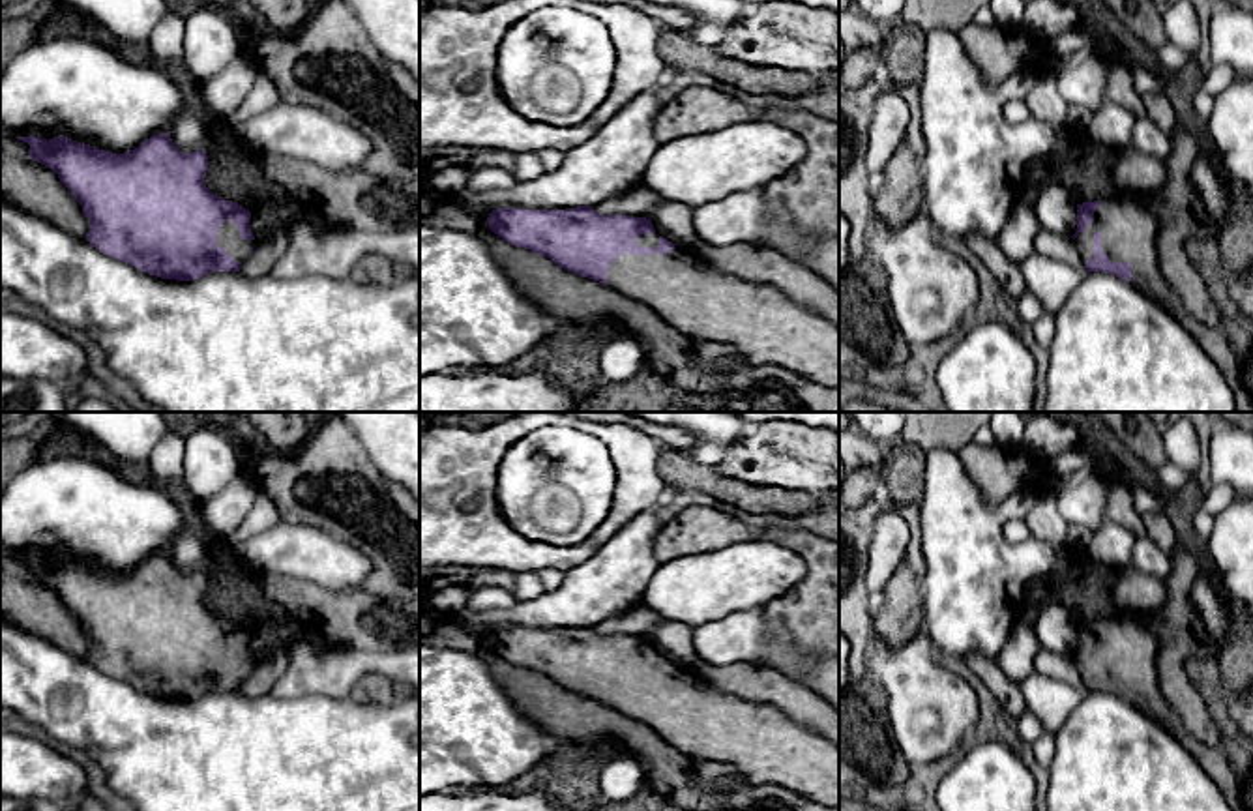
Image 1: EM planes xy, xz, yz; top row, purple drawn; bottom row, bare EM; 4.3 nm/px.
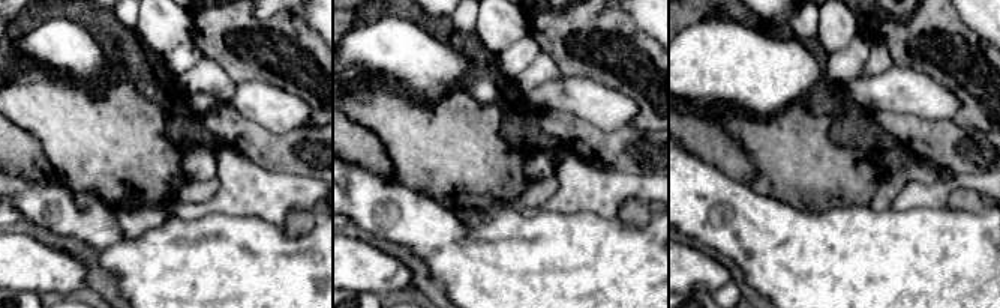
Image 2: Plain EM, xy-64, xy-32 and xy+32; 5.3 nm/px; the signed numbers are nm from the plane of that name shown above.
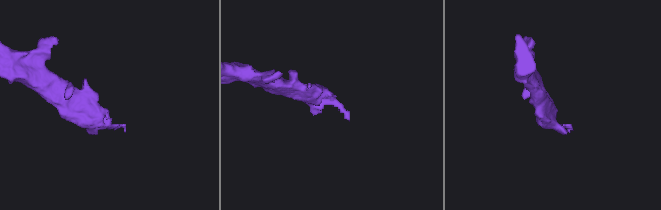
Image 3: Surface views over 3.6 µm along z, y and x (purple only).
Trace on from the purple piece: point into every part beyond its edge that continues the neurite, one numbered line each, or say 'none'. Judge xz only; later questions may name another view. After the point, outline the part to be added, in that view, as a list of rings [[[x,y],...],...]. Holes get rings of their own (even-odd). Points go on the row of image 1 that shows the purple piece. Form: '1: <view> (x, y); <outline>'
1: xz (766, 326); [[[689,247],[667,255],[620,255],[607,270],[607,288],[648,305],[657,318],[691,339],[732,343],[751,365],[787,367],[809,382],[839,390],[839,326],[768,283],[717,272]]]

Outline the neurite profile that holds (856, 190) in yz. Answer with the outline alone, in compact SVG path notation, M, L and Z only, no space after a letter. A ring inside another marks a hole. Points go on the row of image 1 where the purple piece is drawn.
M839 92L839 212L850 225L850 268L867 260L865 234L875 214L875 182L865 169L869 116L869 107Z

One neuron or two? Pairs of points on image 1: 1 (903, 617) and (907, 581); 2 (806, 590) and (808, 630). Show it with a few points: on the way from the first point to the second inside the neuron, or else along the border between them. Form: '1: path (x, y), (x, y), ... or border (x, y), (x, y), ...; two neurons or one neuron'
1: path (903, 607), (903, 590); one neuron
2: path (808, 600), (808, 620); one neuron

